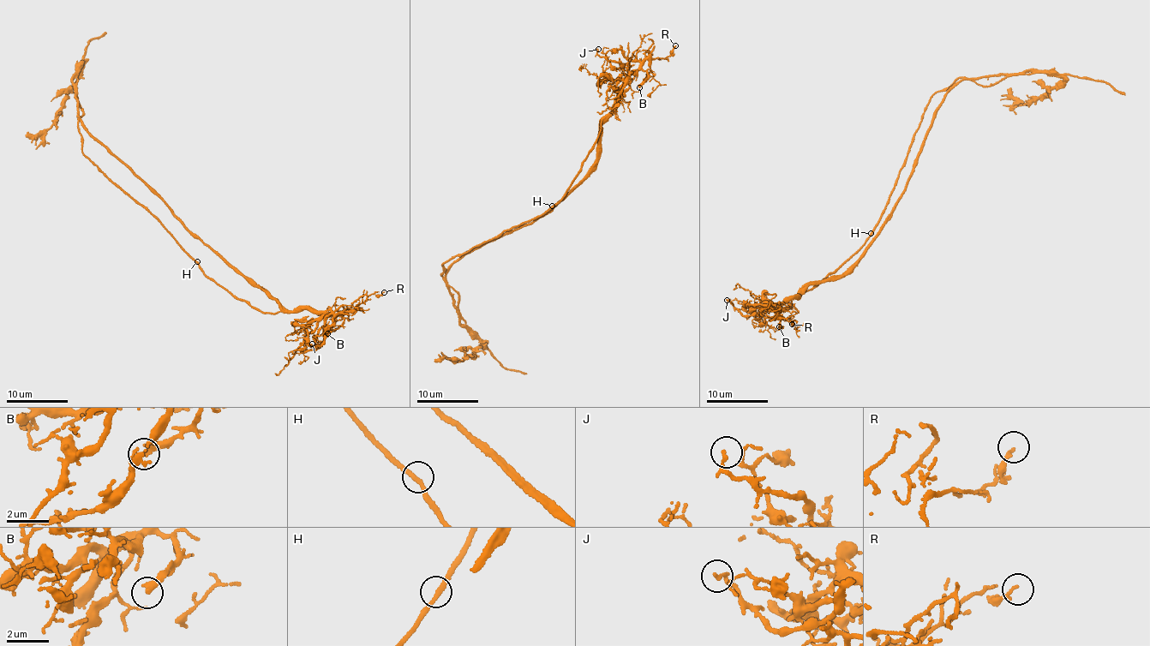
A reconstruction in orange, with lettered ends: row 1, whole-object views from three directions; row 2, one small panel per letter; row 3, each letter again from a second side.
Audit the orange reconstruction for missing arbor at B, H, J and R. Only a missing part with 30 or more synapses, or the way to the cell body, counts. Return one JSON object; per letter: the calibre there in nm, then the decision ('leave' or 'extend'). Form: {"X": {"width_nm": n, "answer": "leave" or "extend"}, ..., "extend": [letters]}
{"B": {"width_nm": 320, "answer": "leave"}, "H": {"width_nm": 200, "answer": "leave"}, "J": {"width_nm": 110, "answer": "leave"}, "R": {"width_nm": 140, "answer": "leave"}, "extend": []}

